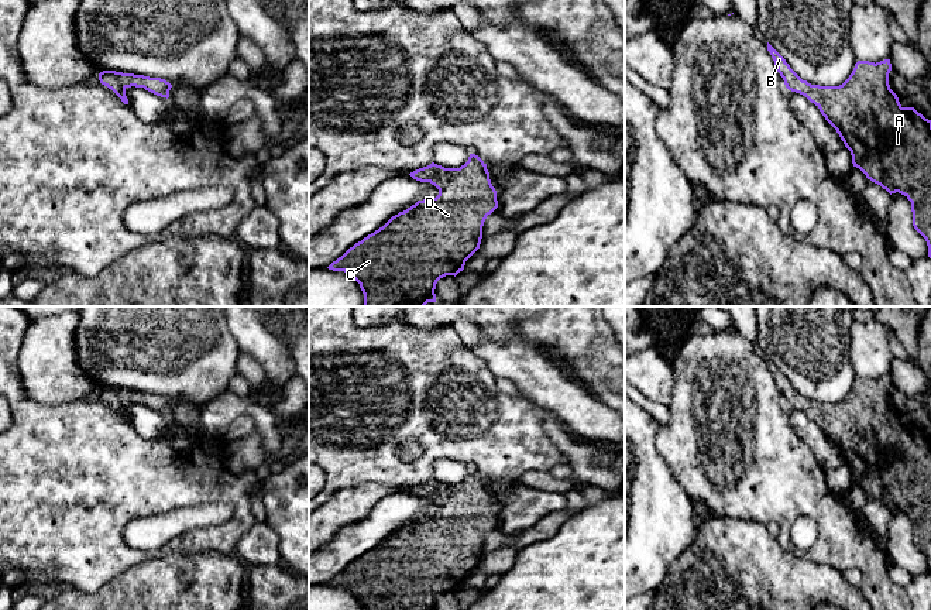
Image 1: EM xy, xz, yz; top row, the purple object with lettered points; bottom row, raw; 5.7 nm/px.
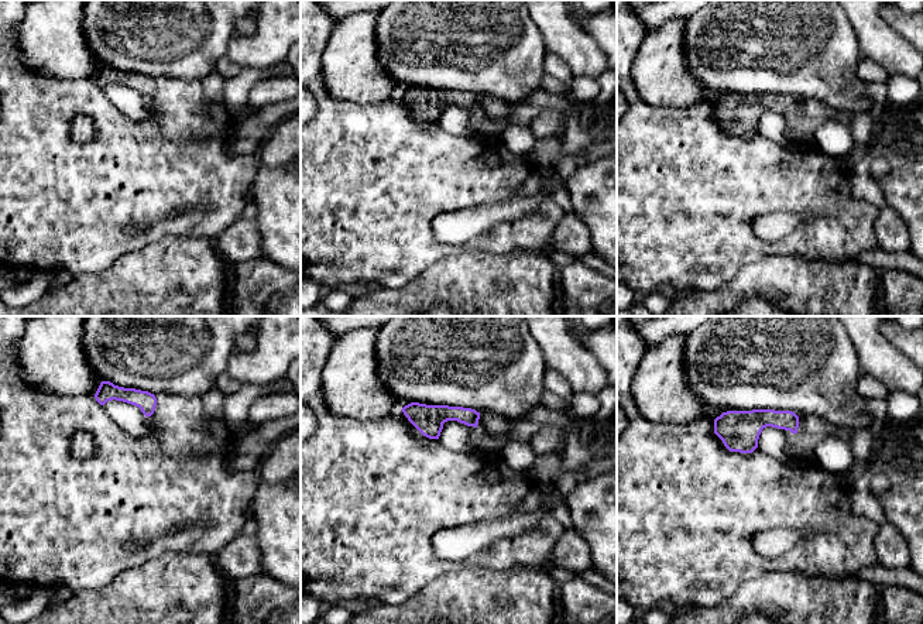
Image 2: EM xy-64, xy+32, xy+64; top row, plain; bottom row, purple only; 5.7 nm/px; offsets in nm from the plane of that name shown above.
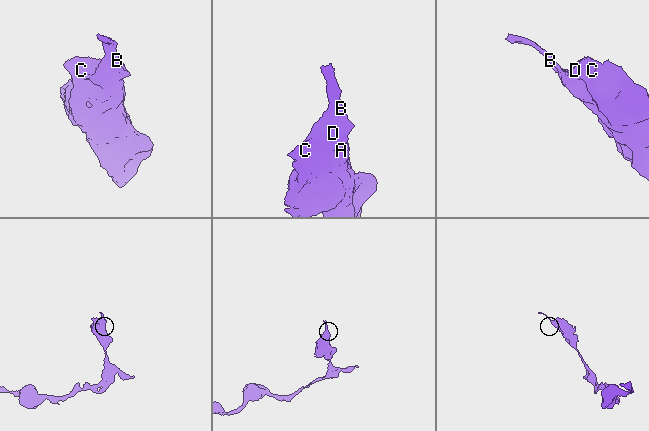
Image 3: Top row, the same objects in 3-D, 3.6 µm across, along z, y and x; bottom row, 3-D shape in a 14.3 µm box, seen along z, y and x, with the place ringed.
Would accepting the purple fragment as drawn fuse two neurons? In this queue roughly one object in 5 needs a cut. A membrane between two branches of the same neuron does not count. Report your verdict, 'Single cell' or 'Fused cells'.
Single cell

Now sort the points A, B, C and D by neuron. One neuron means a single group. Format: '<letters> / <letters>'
A B C D

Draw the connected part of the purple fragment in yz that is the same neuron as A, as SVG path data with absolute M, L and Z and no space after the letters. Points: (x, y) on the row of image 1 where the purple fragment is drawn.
M767 42L777 72L789 90L805 96L814 103L825 120L836 130L845 147L851 151L853 167L859 168L868 179L880 185L890 195L901 193L911 202L913 226L925 239L931 258L931 120L914 107L903 107L897 95L890 89L890 59L880 62L858 61L849 78L839 86L820 86L803 80L786 59Z

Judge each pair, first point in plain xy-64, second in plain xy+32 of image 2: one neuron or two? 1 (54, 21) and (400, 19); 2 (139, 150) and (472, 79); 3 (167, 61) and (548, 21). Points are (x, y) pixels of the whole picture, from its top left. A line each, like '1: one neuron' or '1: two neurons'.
1: two neurons
2: two neurons
3: two neurons

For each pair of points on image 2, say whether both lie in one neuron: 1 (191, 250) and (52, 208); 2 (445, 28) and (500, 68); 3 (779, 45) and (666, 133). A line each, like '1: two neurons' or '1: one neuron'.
1: two neurons
2: one neuron
3: two neurons

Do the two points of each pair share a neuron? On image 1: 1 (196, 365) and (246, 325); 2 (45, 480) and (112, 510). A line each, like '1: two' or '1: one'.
1: two
2: one

